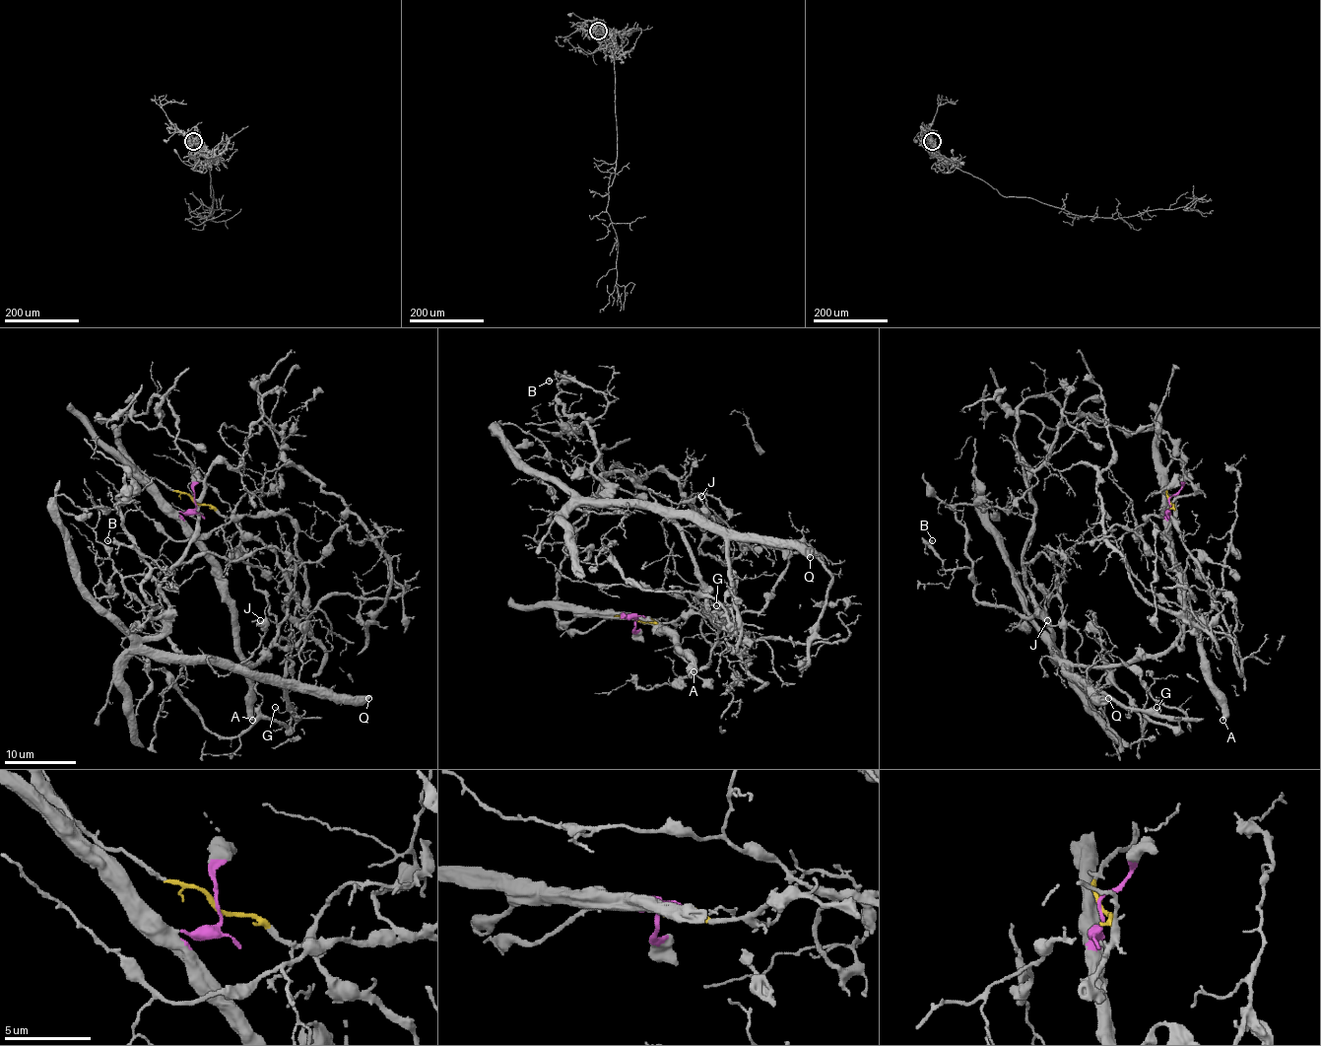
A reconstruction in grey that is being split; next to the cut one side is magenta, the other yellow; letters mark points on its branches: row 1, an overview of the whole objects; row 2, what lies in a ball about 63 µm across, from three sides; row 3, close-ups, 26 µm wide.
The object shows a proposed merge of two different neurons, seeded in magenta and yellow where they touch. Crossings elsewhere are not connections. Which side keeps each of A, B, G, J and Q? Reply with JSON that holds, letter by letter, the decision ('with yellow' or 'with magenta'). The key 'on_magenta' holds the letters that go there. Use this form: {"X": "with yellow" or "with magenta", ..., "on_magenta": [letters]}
{"A": "with magenta", "B": "with yellow", "G": "with yellow", "J": "with yellow", "Q": "with yellow", "on_magenta": ["A"]}

